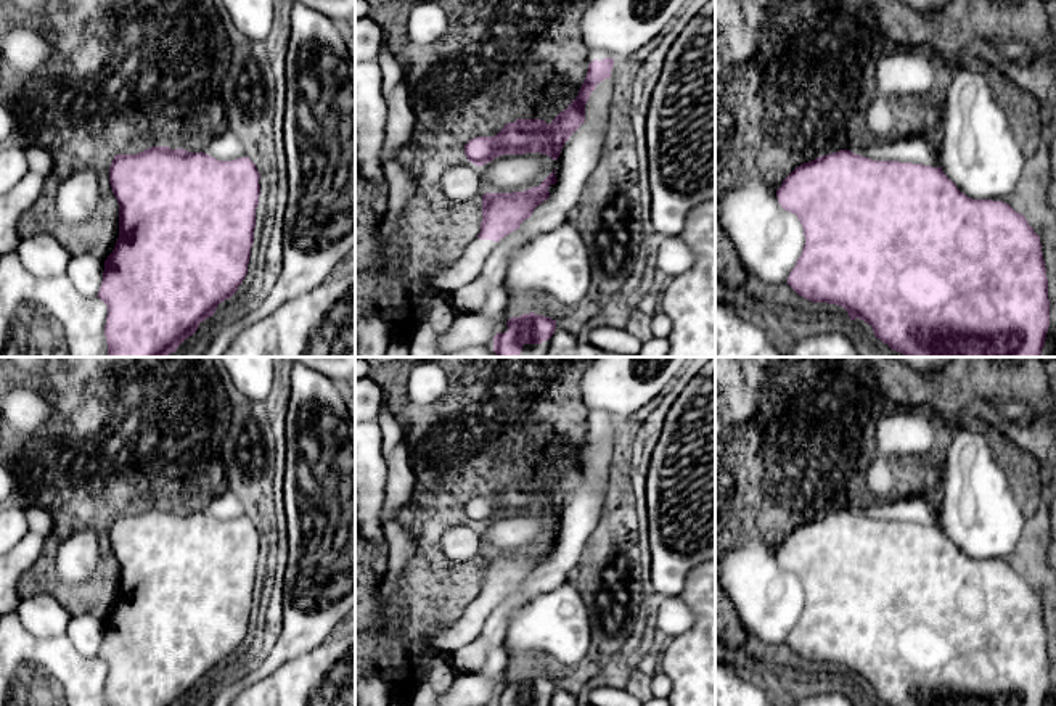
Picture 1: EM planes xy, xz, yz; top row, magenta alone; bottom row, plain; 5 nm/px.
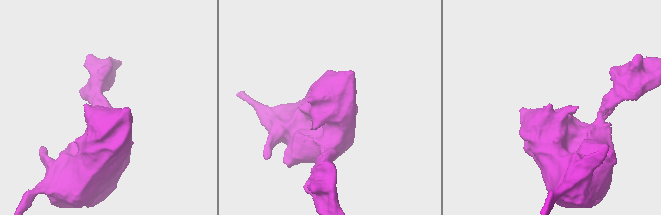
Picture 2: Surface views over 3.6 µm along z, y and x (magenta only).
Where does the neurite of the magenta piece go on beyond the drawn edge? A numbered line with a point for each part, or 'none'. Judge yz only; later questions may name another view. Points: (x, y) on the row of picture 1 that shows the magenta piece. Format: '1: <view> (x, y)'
none

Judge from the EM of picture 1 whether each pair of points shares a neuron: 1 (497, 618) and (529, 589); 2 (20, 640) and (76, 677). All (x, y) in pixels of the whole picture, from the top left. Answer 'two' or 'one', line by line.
1: one
2: one

